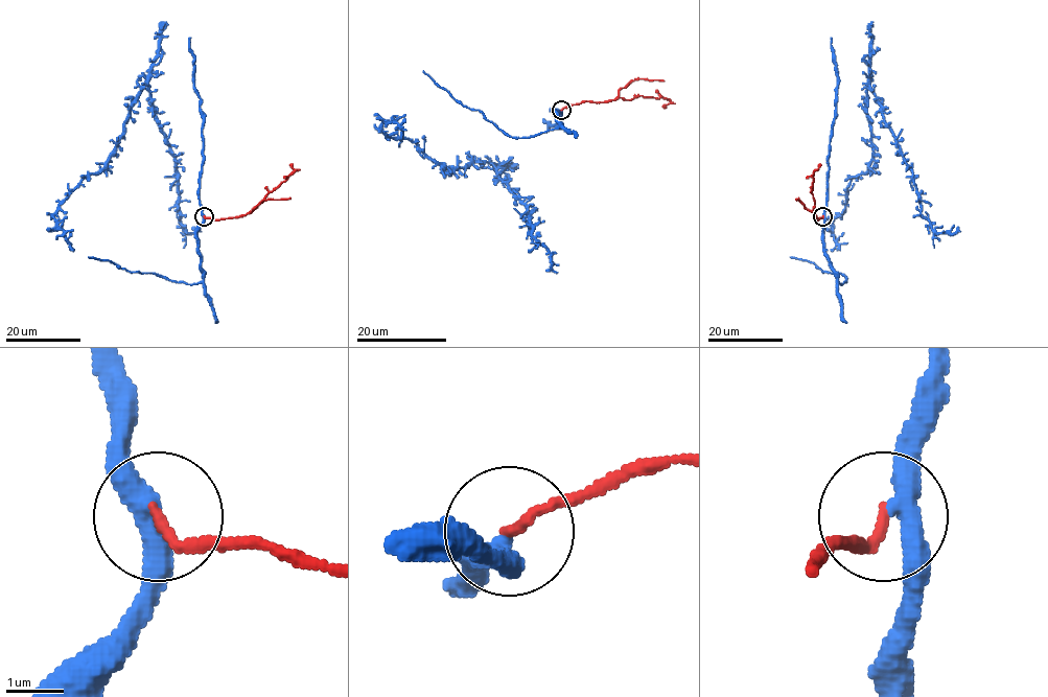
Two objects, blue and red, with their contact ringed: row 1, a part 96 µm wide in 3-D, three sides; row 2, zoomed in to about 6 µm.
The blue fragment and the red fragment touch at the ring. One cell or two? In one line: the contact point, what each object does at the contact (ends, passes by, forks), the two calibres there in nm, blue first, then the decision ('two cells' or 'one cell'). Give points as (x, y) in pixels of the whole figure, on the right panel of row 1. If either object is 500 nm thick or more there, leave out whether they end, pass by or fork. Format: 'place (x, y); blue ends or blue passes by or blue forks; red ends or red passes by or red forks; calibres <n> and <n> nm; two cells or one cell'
place (822, 216); blue passes by; red ends; calibres 360 and 170 nm; one cell

